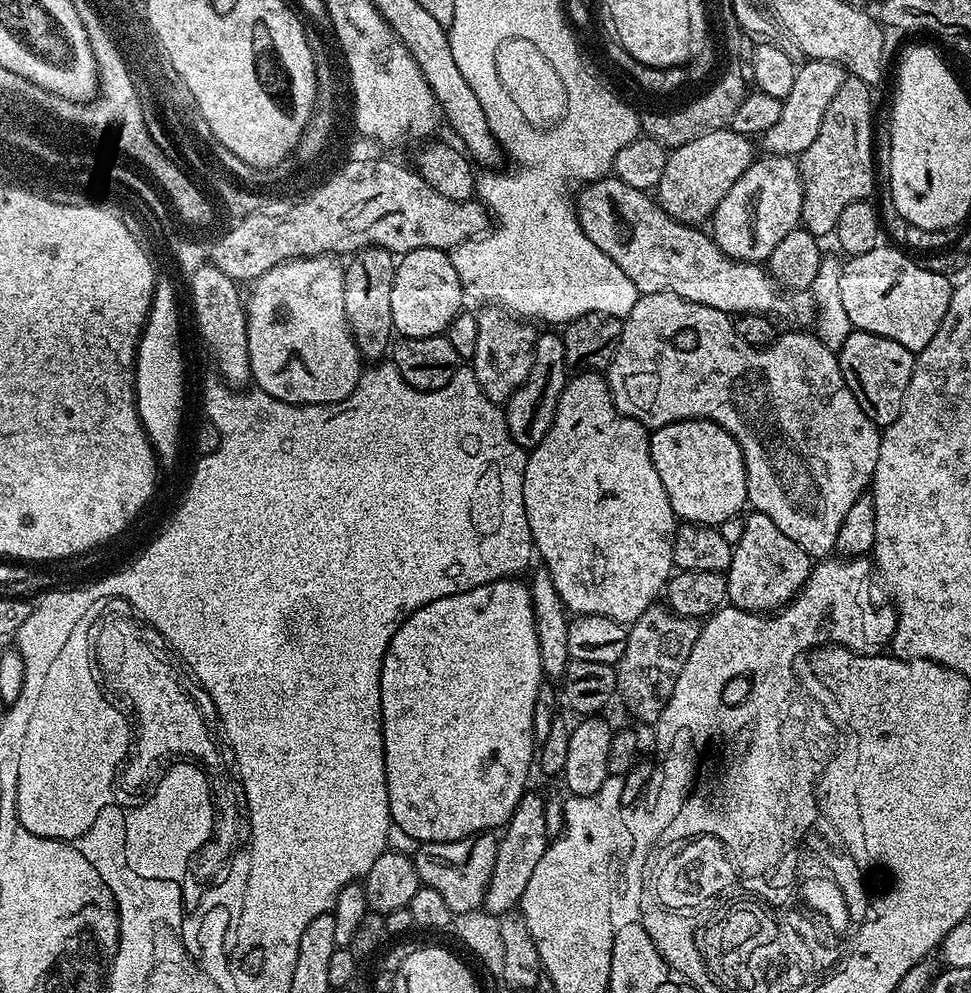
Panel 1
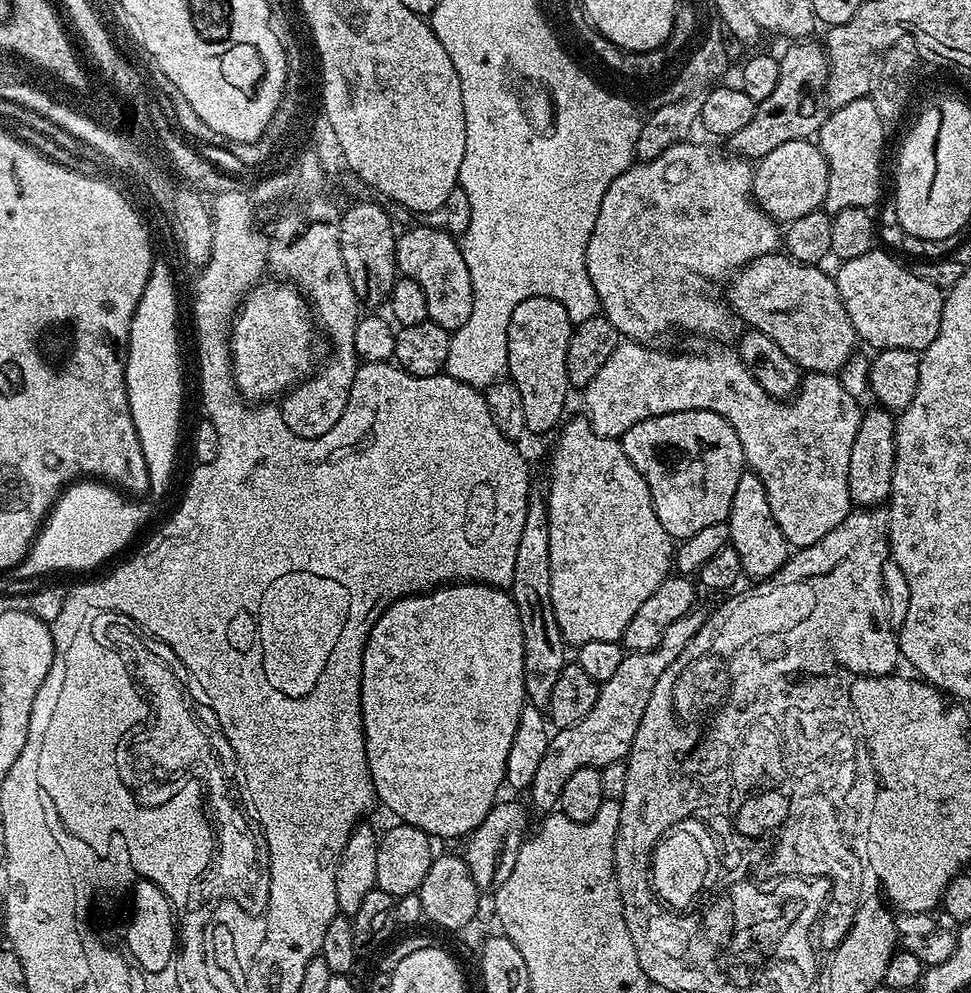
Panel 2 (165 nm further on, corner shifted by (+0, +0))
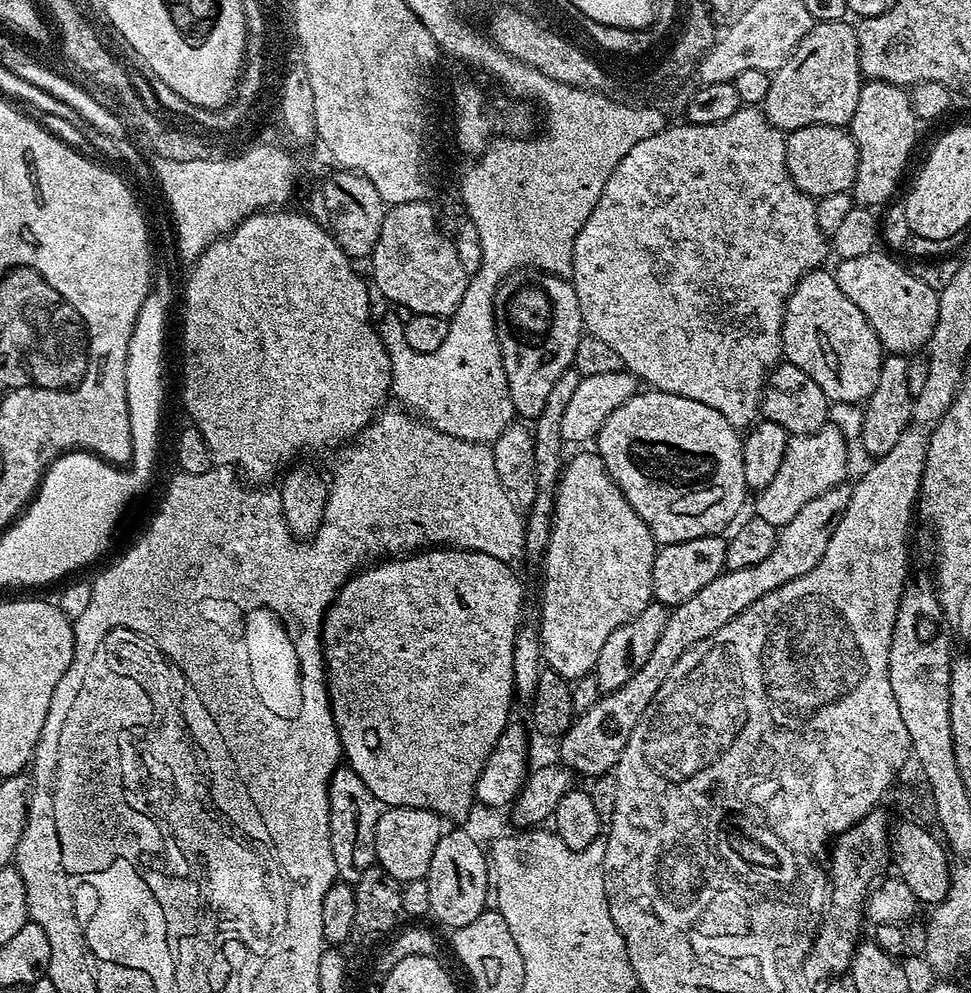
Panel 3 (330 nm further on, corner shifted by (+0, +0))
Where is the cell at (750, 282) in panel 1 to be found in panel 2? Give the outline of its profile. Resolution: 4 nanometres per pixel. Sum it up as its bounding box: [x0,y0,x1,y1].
[726,254,858,373]

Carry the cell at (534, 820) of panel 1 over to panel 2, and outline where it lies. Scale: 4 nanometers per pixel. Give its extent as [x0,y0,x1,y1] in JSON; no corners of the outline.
[526,610,705,814]

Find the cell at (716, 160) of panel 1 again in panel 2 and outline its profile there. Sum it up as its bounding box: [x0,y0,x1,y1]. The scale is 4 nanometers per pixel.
[730,39,828,158]

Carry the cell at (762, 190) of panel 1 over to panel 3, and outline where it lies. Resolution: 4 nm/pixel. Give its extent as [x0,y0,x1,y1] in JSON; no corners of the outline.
[786,124,858,198]

